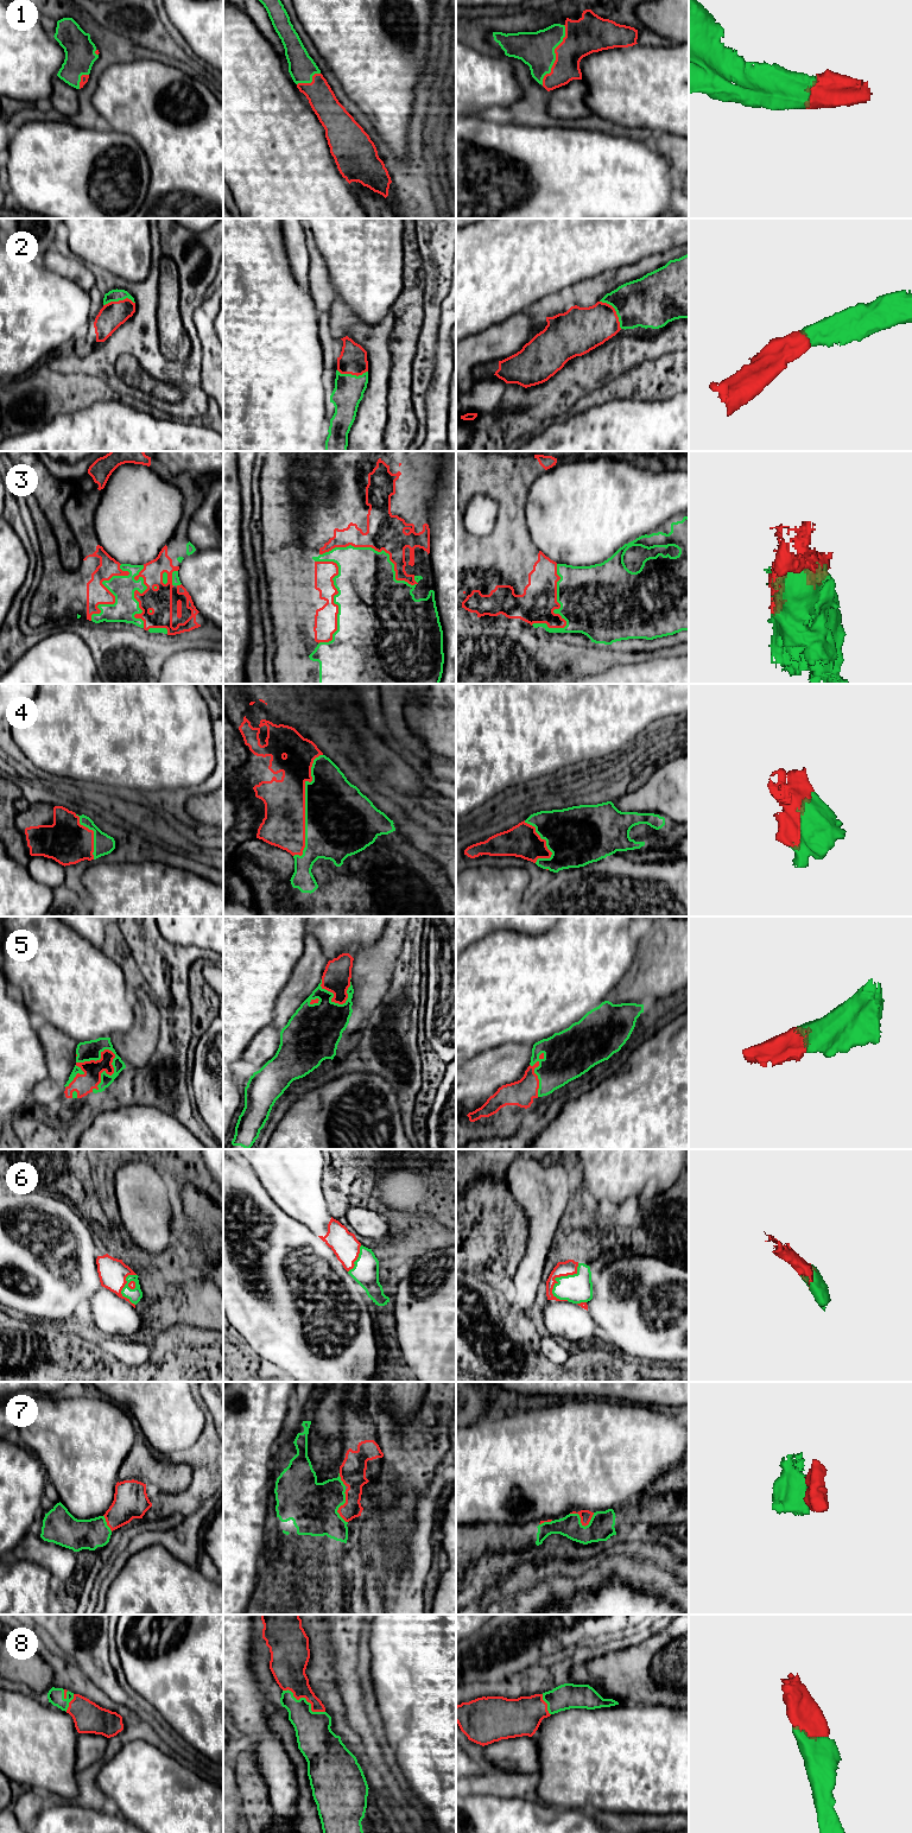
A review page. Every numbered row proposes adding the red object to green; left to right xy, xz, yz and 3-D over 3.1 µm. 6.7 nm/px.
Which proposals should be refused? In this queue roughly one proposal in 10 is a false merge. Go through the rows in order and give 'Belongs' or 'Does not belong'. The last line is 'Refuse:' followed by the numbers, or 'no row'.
1: Belongs
2: Belongs
3: Belongs
4: Belongs
5: Belongs
6: Belongs
7: Belongs
8: Belongs
Refuse: no row

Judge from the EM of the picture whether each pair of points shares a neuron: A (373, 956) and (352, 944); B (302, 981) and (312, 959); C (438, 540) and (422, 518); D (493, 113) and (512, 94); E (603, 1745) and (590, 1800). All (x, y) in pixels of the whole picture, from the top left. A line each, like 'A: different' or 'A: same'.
A: different
B: same
C: different
D: same
E: same

